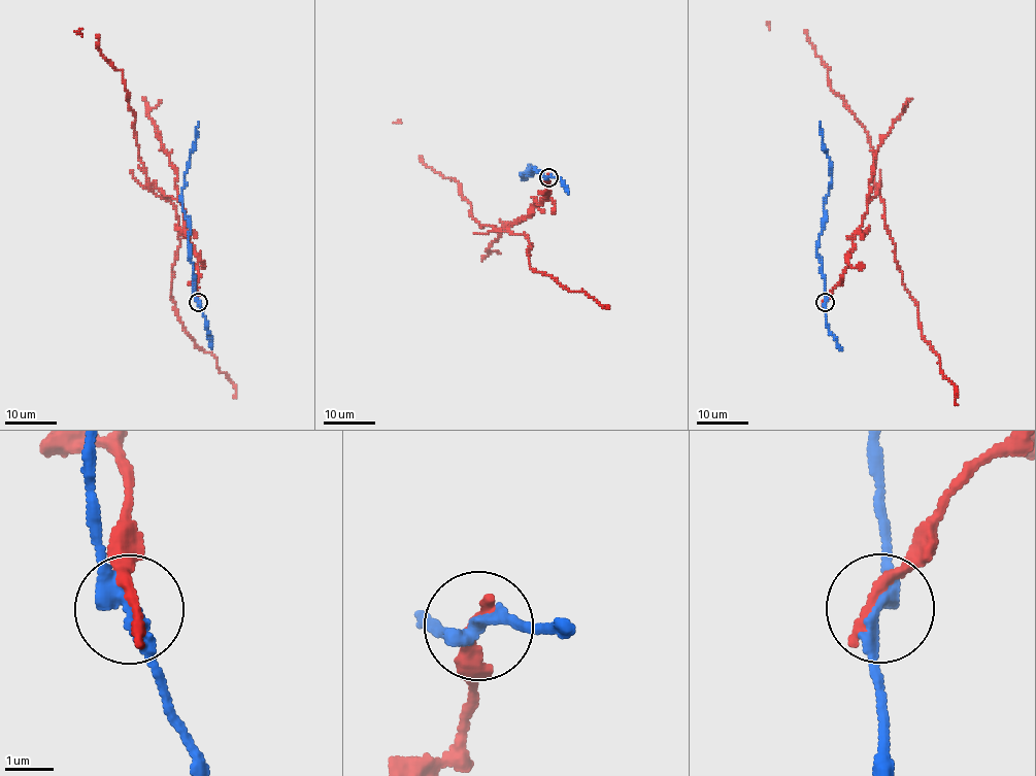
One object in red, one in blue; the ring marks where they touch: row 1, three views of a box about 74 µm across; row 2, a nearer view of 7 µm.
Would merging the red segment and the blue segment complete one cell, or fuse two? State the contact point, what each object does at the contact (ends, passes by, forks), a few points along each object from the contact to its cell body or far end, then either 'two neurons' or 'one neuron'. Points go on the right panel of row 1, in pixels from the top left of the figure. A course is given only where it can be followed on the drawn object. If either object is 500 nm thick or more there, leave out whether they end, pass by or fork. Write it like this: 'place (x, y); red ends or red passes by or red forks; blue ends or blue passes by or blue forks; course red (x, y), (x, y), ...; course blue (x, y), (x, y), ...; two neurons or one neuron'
place (825, 302); red ends; blue passes by; course red (825, 301), (841, 282), (854, 236), (878, 187), (895, 259), (918, 308), (921, 335), (954, 384), (957, 405); course blue (826, 301), (816, 242), (831, 187), (831, 169), (821, 122); two neurons

